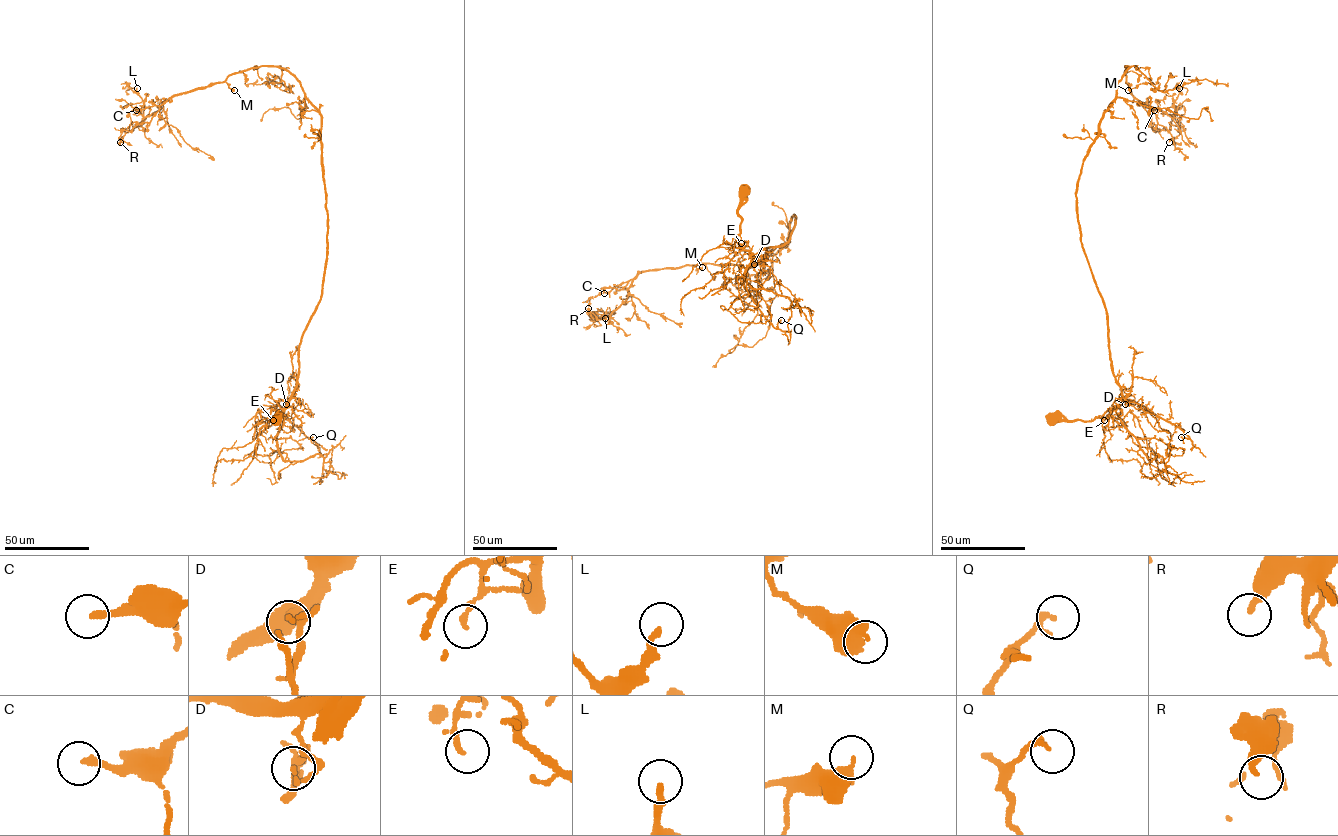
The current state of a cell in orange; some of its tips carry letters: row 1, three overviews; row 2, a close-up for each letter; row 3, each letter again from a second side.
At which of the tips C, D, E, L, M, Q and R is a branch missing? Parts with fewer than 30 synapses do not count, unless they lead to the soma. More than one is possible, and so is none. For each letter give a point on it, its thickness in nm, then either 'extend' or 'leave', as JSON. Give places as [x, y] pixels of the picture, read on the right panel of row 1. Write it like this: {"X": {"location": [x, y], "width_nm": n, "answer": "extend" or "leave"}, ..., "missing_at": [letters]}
{"C": {"location": [1154, 110], "width_nm": 220, "answer": "extend"}, "D": {"location": [1125, 404], "width_nm": 120, "answer": "leave"}, "E": {"location": [1104, 420], "width_nm": 160, "answer": "leave"}, "L": {"location": [1179, 88], "width_nm": 200, "answer": "leave"}, "M": {"location": [1128, 90], "width_nm": 260, "answer": "leave"}, "Q": {"location": [1181, 437], "width_nm": 180, "answer": "leave"}, "R": {"location": [1169, 142], "width_nm": 240, "answer": "leave"}, "missing_at": ["C"]}

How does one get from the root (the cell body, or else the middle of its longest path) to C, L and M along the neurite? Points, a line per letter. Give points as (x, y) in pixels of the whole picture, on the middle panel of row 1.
C: (743, 191), (736, 242), (757, 260), (789, 239), (795, 217), (777, 253), (751, 267), (643, 271), (604, 293)
L: (743, 191), (738, 246), (762, 260), (789, 239), (793, 215), (785, 246), (751, 267), (643, 271), (605, 318)
M: (743, 191), (738, 246), (762, 260), (789, 239), (793, 215), (788, 243), (751, 267), (693, 265), (702, 267)

